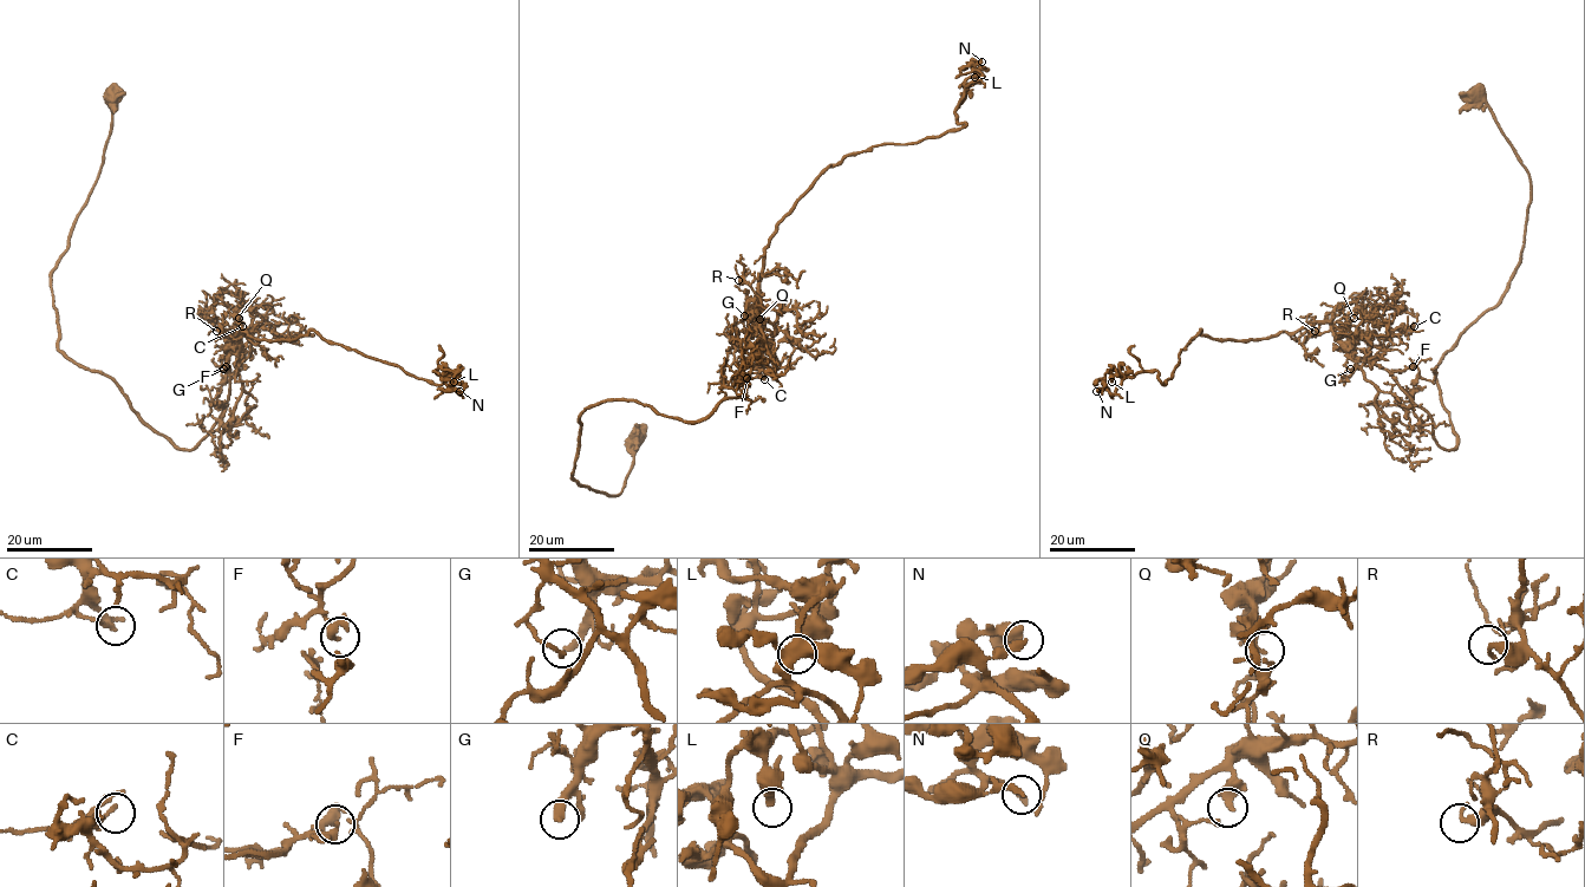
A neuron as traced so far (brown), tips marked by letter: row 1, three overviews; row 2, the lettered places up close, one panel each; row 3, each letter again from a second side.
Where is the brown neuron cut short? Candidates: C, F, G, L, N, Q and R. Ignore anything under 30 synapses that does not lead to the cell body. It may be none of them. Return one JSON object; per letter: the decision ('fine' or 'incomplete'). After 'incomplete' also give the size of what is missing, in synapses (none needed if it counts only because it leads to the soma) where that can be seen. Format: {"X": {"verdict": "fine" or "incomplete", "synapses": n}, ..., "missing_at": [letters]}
{"C": {"verdict": "fine"}, "F": {"verdict": "fine"}, "G": {"verdict": "incomplete", "synapses": 550}, "L": {"verdict": "fine"}, "N": {"verdict": "fine"}, "Q": {"verdict": "fine"}, "R": {"verdict": "fine"}, "missing_at": ["G"]}

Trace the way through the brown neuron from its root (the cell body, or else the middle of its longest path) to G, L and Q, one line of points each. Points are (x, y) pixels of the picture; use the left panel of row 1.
G: (113, 96), (104, 163), (51, 274), (58, 349), (188, 450), (226, 409), (228, 358), (223, 369)
L: (113, 96), (51, 274), (59, 350), (188, 450), (226, 409), (235, 323), (454, 382)
Q: (113, 96), (104, 163), (51, 274), (58, 349), (108, 374), (147, 424), (191, 450), (226, 409), (239, 318)

